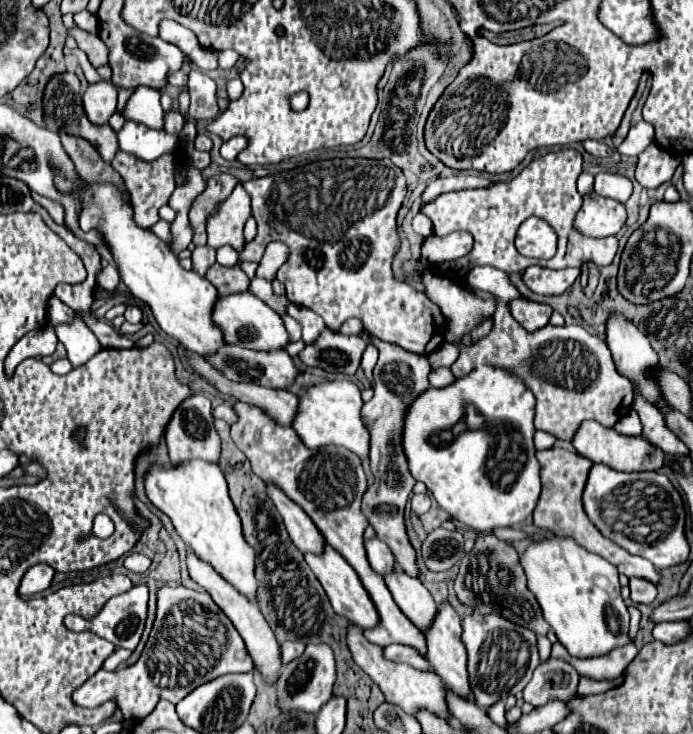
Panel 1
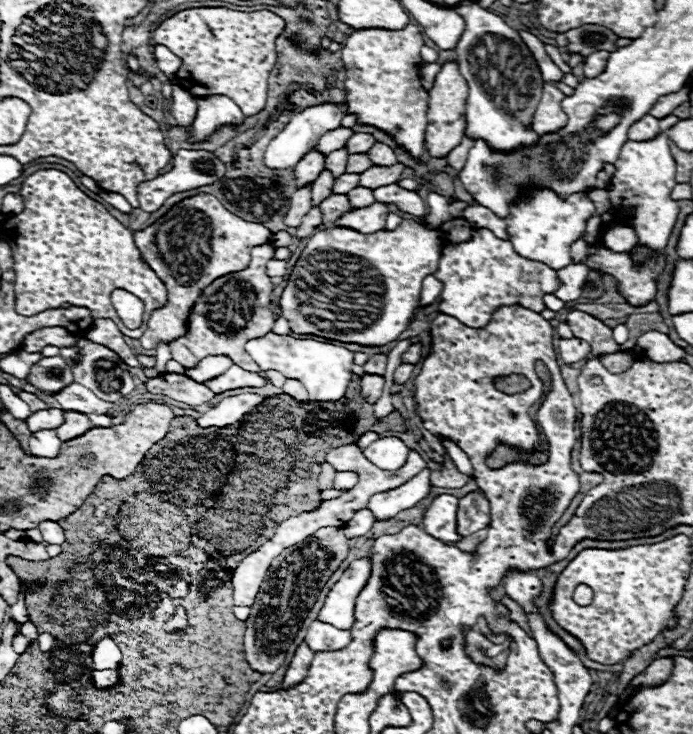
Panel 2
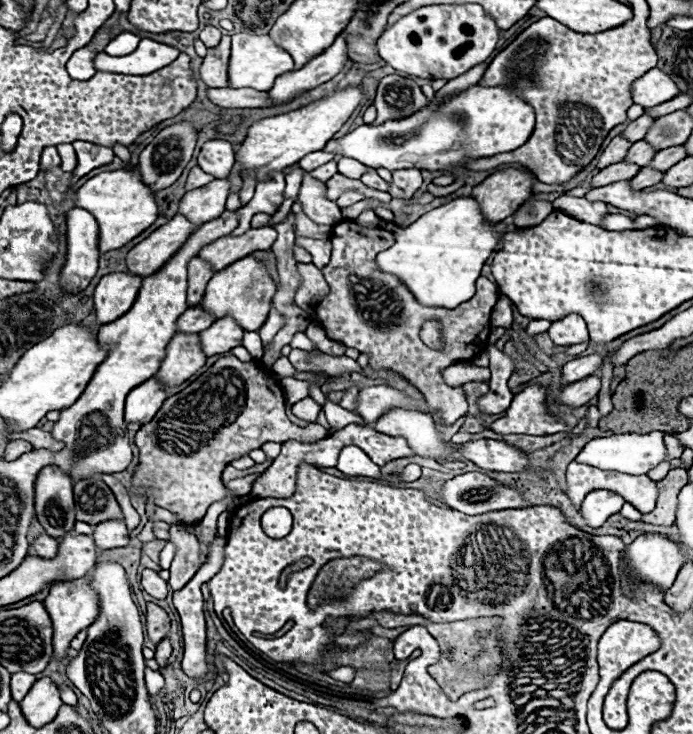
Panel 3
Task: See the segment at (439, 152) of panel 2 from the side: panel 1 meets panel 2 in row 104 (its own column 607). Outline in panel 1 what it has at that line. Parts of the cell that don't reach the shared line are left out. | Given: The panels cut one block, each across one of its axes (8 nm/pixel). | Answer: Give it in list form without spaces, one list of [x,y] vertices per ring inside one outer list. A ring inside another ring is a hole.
[[[594,420],[582,422],[582,426],[578,426],[578,430],[574,432],[574,438],[572,438],[572,446],[580,456],[584,456],[592,462],[602,462],[618,472],[660,470],[664,466],[664,458],[666,458],[666,454],[658,446],[650,444],[642,436],[622,436],[614,428],[604,428],[602,424],[598,424]]]

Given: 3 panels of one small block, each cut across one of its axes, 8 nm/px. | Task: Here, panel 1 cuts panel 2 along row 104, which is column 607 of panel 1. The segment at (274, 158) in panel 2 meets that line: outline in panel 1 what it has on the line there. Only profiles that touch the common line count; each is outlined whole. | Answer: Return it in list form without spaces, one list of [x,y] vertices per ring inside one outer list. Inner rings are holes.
[[[612,312],[612,314],[608,316],[608,320],[606,320],[606,344],[608,344],[610,352],[612,352],[612,358],[614,358],[614,364],[616,364],[618,372],[620,372],[622,376],[634,380],[634,382],[640,386],[642,396],[644,396],[650,404],[656,402],[656,400],[660,400],[662,394],[660,394],[660,390],[656,388],[656,384],[644,378],[644,372],[646,372],[648,368],[658,366],[658,356],[656,356],[654,348],[650,346],[648,338],[646,338],[630,320],[626,320],[622,314]]]

